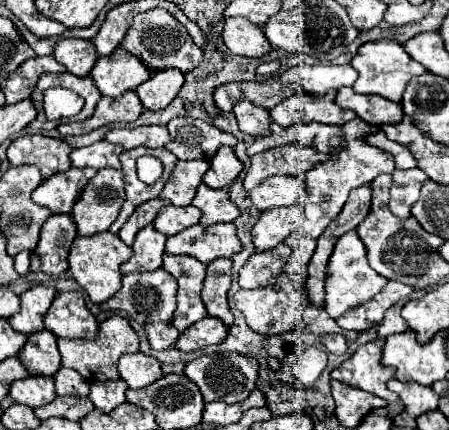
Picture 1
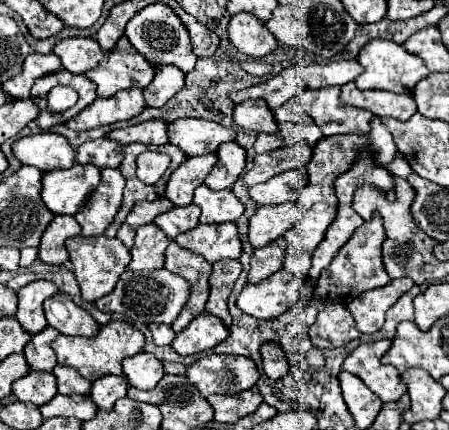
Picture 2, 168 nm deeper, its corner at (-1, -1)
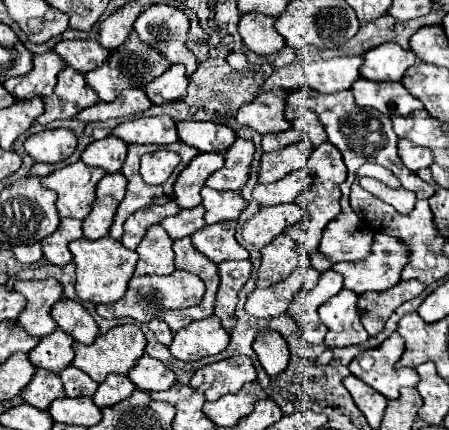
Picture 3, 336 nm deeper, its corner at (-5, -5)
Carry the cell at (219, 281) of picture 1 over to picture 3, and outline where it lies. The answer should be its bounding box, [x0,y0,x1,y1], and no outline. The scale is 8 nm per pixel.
[215,262,251,332]

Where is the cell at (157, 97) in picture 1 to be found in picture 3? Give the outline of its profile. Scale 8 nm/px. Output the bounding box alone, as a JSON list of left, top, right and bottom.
[143,66,187,104]

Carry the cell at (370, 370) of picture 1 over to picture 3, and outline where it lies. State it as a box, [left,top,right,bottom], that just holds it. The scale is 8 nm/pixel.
[349,332,419,400]

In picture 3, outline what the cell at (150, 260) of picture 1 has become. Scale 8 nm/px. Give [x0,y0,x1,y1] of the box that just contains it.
[135,224,175,274]

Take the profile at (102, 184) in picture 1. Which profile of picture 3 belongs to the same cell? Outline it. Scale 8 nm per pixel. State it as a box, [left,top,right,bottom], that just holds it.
[83,172,127,240]

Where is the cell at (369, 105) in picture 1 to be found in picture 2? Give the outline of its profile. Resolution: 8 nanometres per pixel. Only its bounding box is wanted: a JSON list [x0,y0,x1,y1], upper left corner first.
[341,82,417,120]

